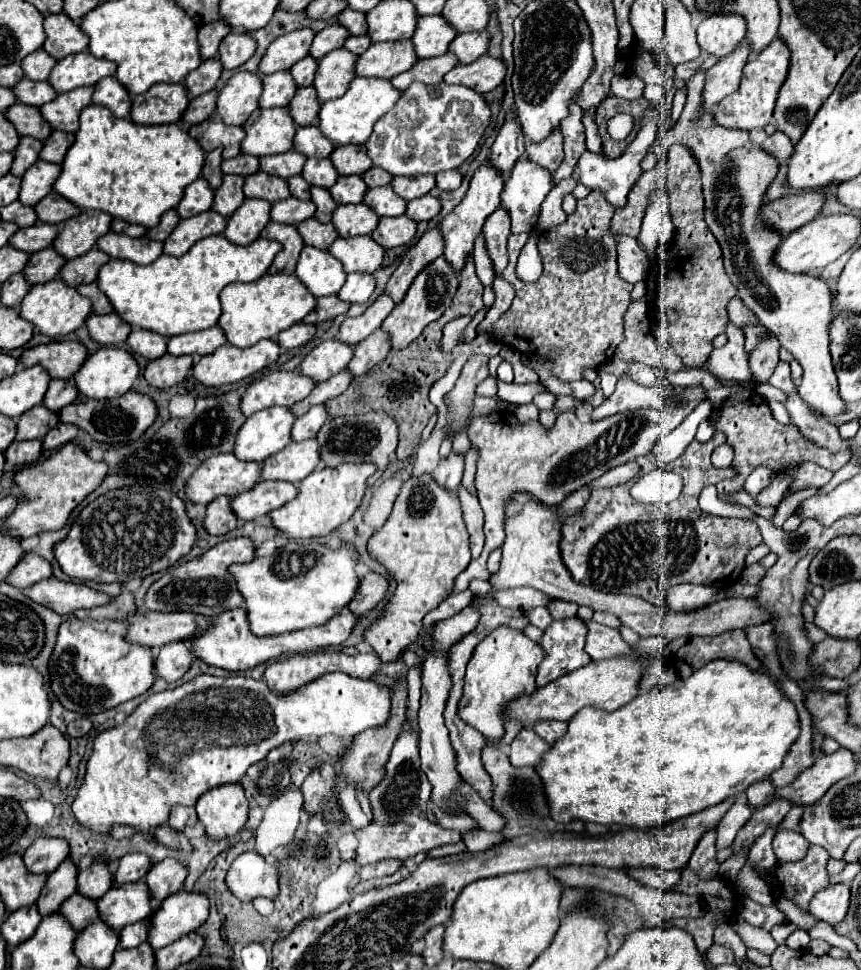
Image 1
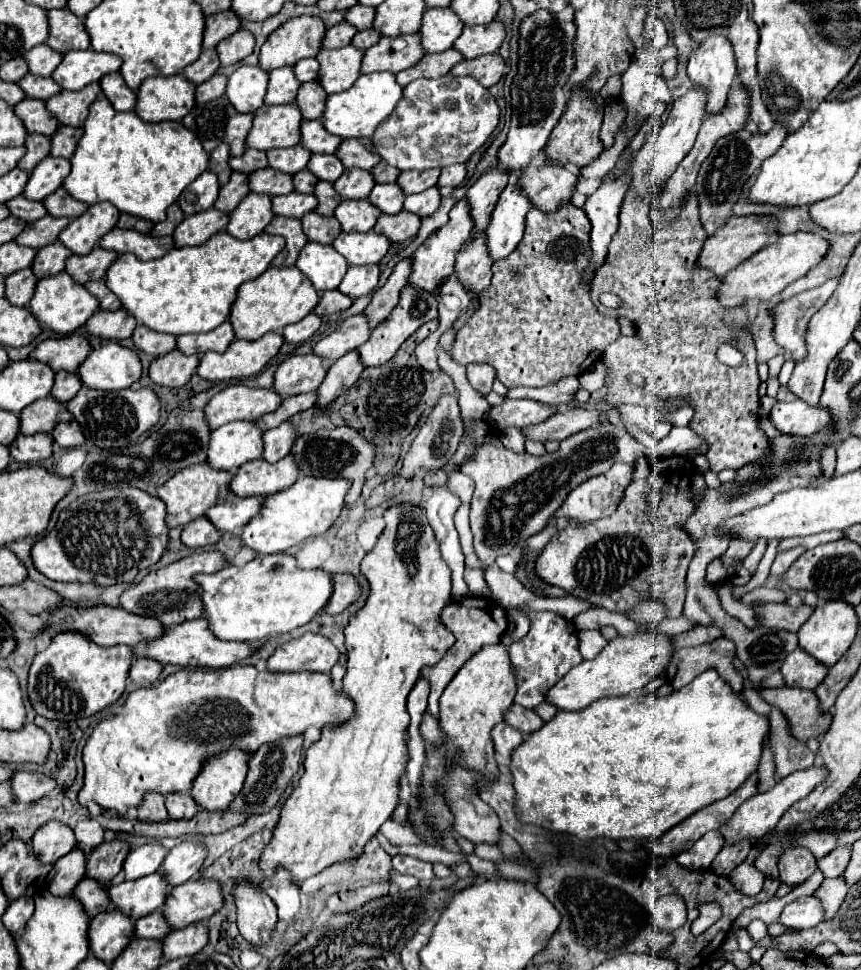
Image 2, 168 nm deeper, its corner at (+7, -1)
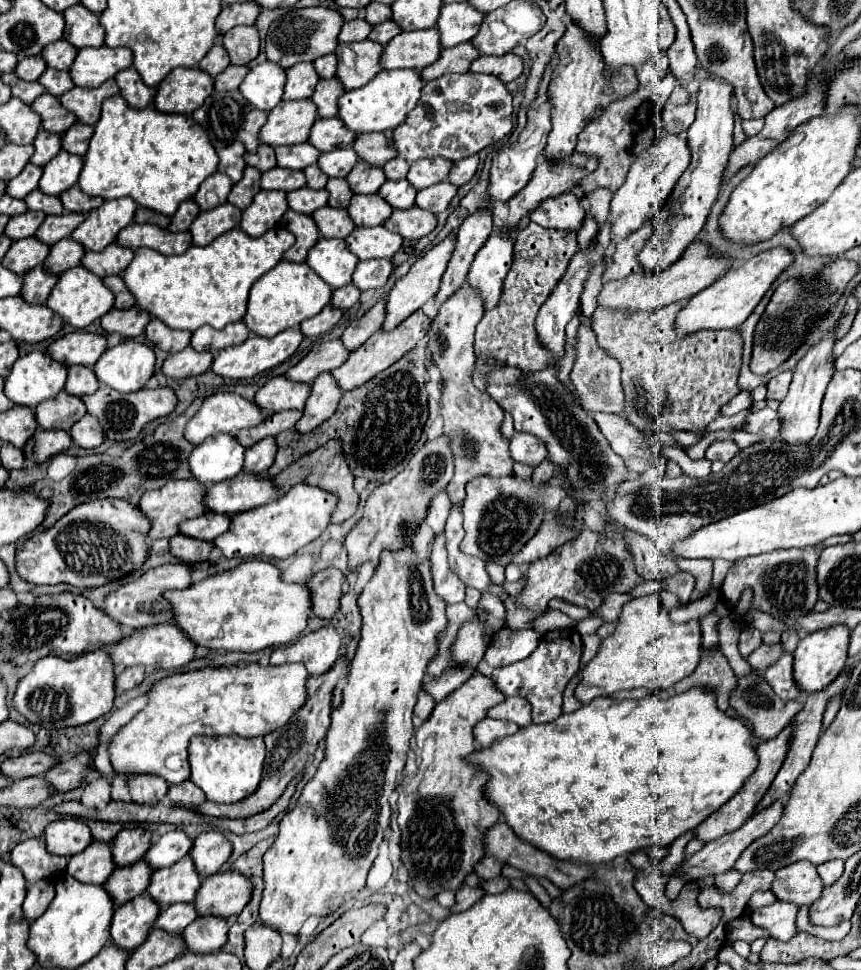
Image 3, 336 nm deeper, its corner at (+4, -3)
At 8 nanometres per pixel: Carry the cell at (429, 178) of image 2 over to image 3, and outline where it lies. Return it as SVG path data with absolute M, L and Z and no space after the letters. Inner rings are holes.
M435 157L435 159L419 159L411 165L409 173L407 173L407 181L411 181L411 185L419 191L425 187L431 187L439 181L443 181L449 175L453 161L443 159L443 157Z

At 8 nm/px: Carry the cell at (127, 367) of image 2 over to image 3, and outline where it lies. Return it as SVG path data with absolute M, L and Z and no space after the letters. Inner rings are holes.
M127 339L107 349L93 371L103 385L115 387L123 393L133 393L143 389L155 373L155 353L149 345Z

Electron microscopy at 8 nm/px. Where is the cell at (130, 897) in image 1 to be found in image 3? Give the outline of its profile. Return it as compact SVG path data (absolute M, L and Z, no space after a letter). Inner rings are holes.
M185 855L181 861L177 861L171 867L159 869L151 877L151 885L147 887L147 893L161 905L169 907L177 901L191 903L201 887L199 871L193 865L193 859Z

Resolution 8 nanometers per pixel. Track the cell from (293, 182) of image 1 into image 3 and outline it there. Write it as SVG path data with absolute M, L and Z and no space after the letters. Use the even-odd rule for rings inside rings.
M317 165L307 167L303 173L305 173L305 177L307 177L307 185L313 187L313 189L323 189L325 183L327 183L327 179L329 179L327 175L323 175L323 171L319 171Z

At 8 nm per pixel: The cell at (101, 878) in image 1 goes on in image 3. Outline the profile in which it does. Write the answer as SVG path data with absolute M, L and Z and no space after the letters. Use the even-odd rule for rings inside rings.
M141 827L123 829L113 841L113 859L117 867L125 867L139 861L151 847L151 837L151 831Z

